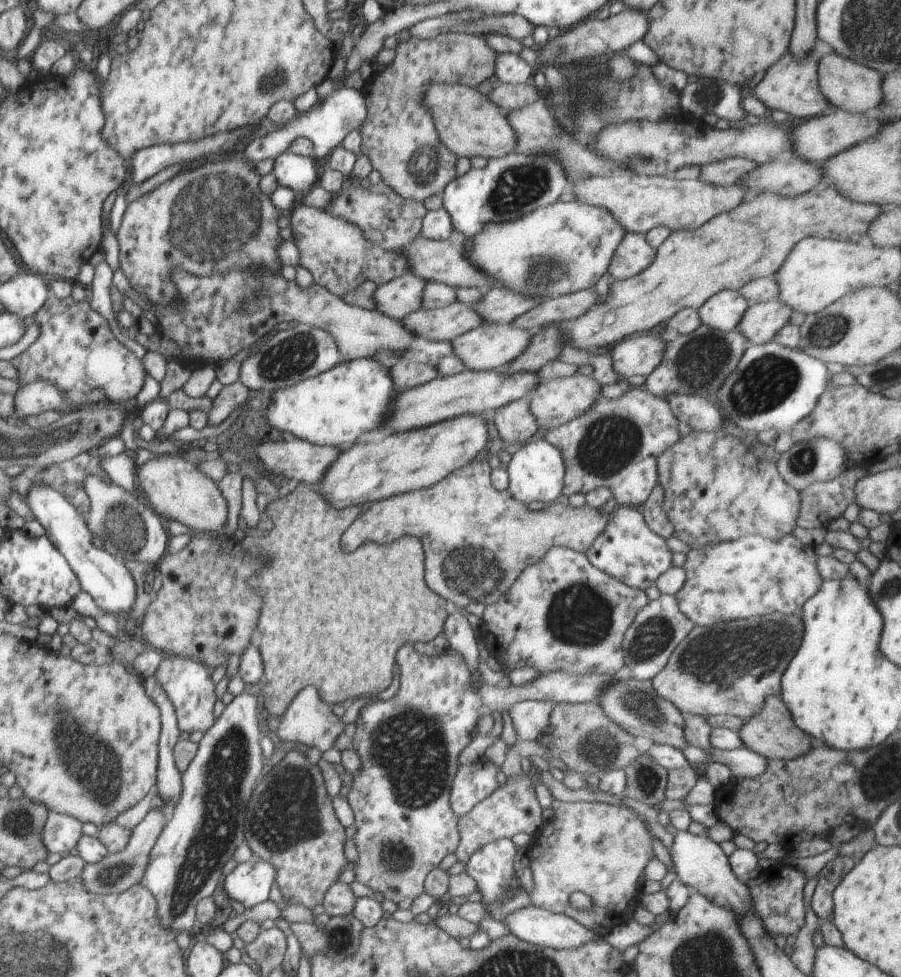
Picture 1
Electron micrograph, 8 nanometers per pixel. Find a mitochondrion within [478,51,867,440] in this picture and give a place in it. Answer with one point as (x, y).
(767, 383)

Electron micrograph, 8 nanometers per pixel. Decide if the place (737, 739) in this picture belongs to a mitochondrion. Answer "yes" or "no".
no

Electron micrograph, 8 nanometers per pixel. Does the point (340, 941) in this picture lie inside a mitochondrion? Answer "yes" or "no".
yes

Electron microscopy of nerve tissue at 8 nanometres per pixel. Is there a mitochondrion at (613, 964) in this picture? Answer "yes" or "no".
no

